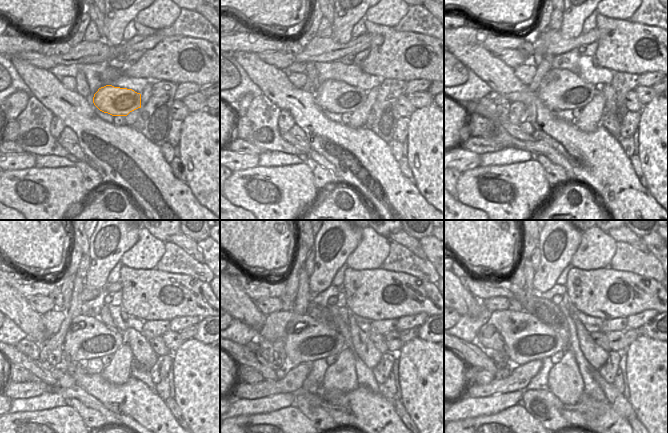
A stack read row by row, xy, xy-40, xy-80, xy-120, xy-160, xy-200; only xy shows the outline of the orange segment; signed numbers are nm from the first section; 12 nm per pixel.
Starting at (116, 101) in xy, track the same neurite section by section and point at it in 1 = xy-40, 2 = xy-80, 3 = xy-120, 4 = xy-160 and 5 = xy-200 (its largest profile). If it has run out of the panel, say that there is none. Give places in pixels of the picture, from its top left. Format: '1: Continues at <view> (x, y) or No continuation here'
1: Continues at xy-40 (334, 96)
2: Continues at xy-80 (553, 95)
3: Continues at xy-120 (95, 340)
4: Continues at xy-160 (314, 341)
5: Continues at xy-200 (535, 341)

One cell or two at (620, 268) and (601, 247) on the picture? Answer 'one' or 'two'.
two

